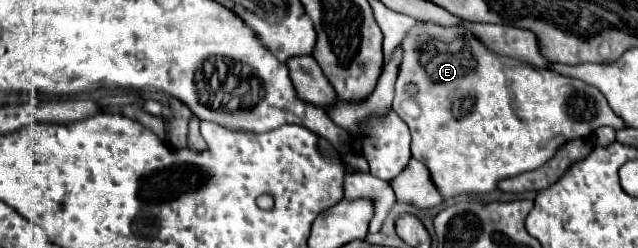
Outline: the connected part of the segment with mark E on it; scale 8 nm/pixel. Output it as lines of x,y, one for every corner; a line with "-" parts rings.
417,20
411,32
401,40
401,48
401,64
401,50
395,48
391,60
387,62
377,80
375,94
371,94
361,104
347,104
339,100
327,114
331,114
335,124
343,126
351,136
361,136
361,122
369,116
381,116
391,112
393,100
393,110
411,130
413,158
423,160
423,164
431,168
431,178
435,180
435,186
445,200
457,194
491,192
497,188
499,180
541,168
557,154
557,150
565,142
575,138
589,138
599,126
615,128
615,118
619,118
595,86
589,86
569,76
561,76
551,70
539,70
507,56
497,56
463,26
439,26
433,22

